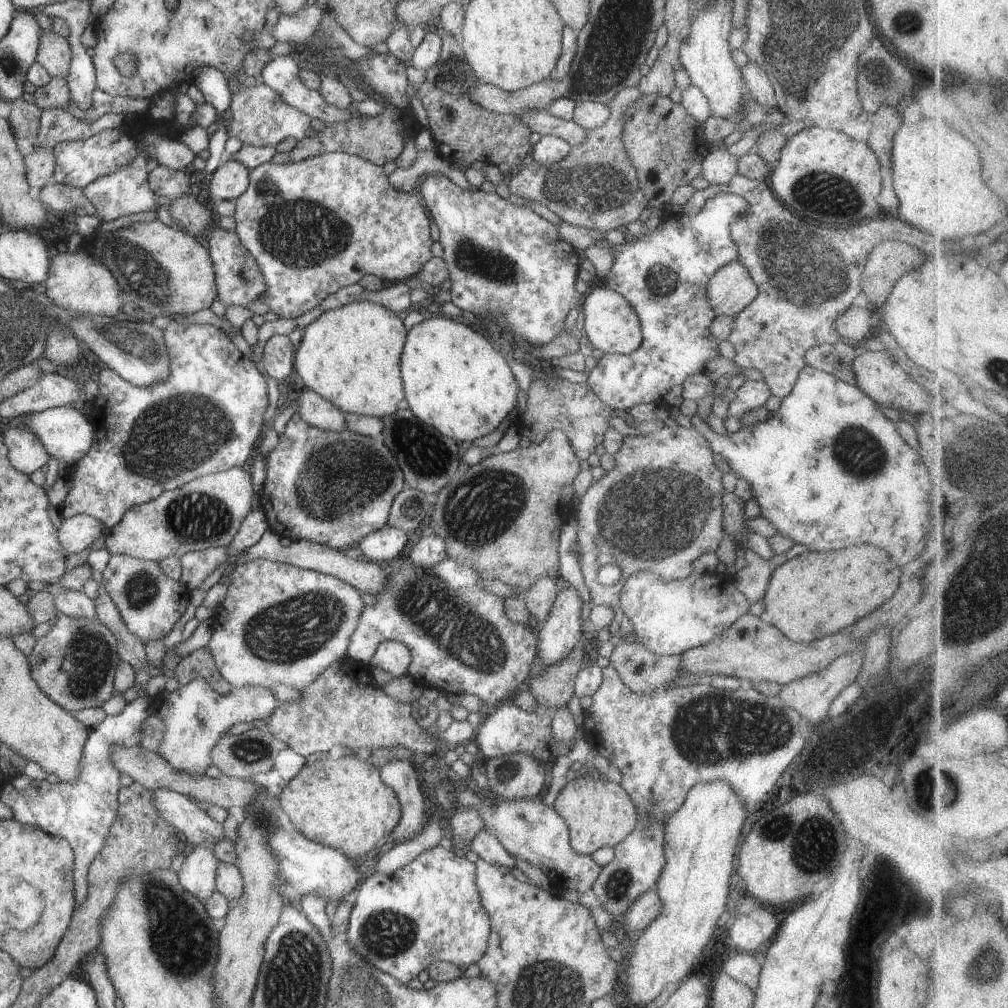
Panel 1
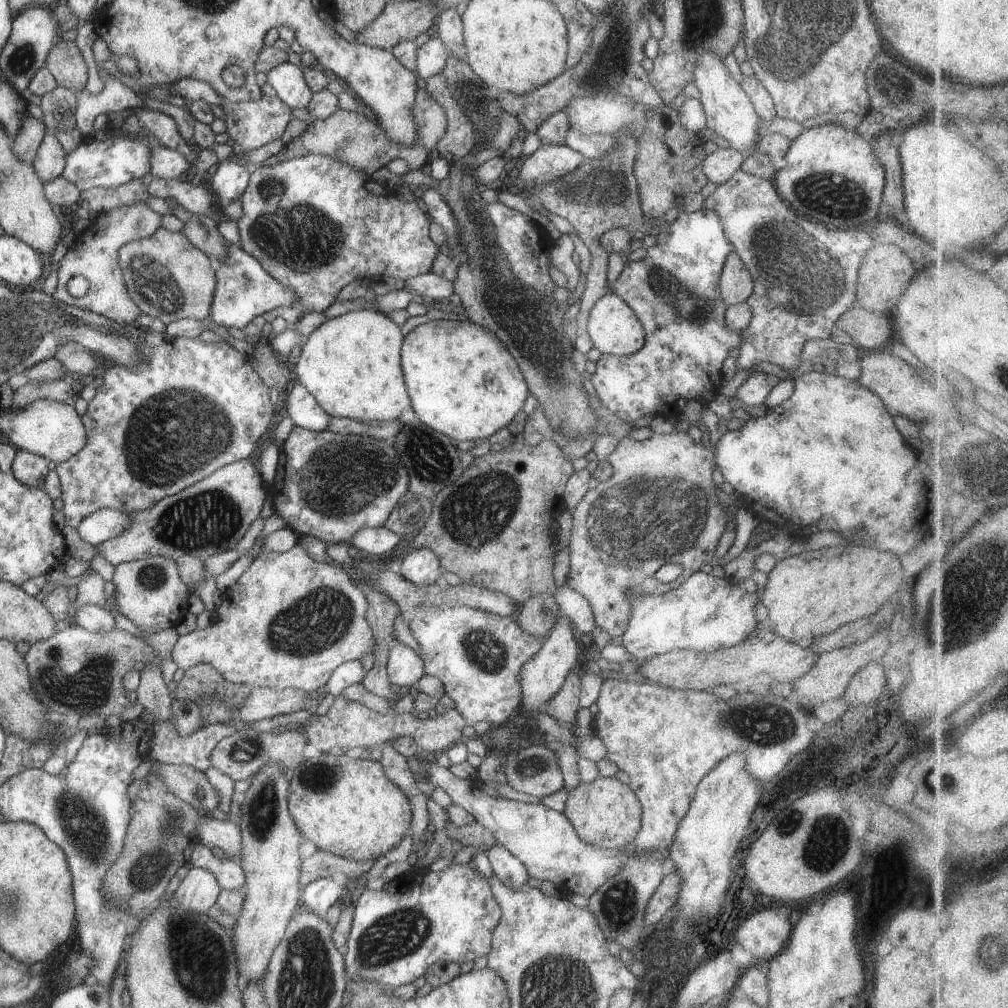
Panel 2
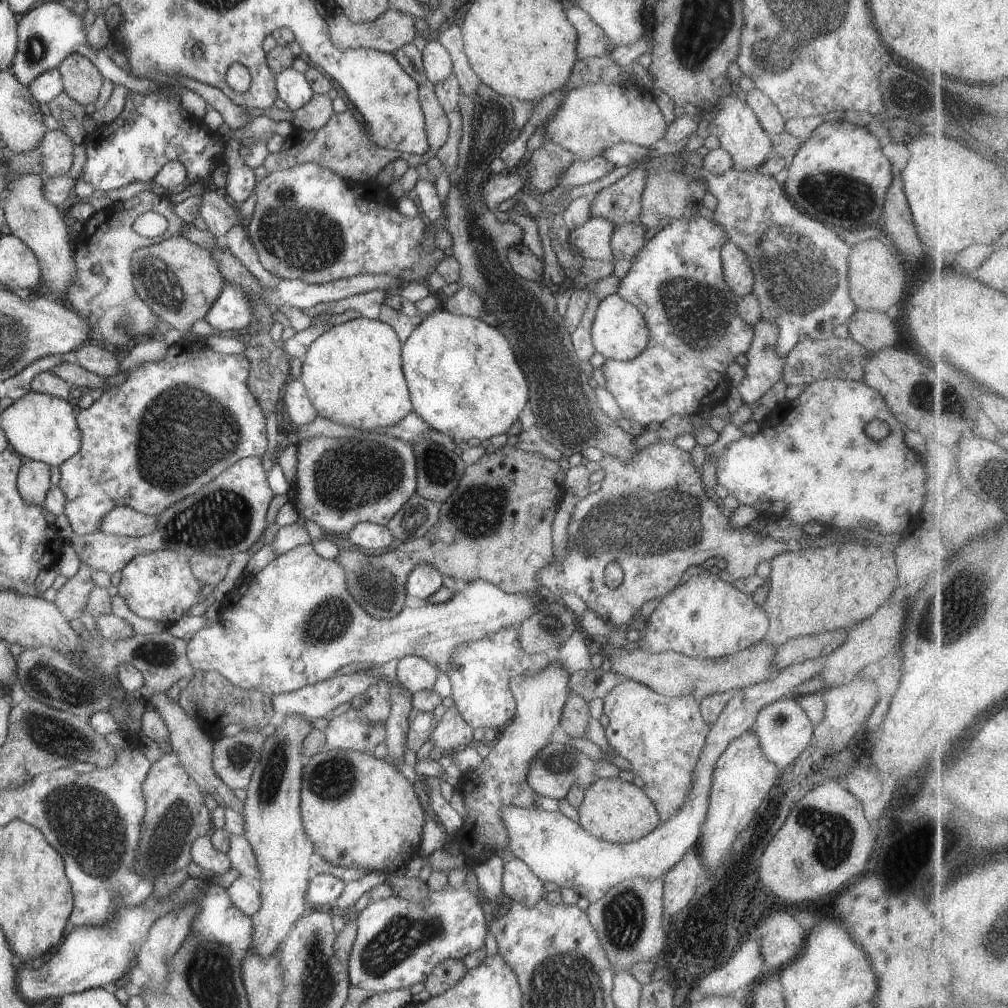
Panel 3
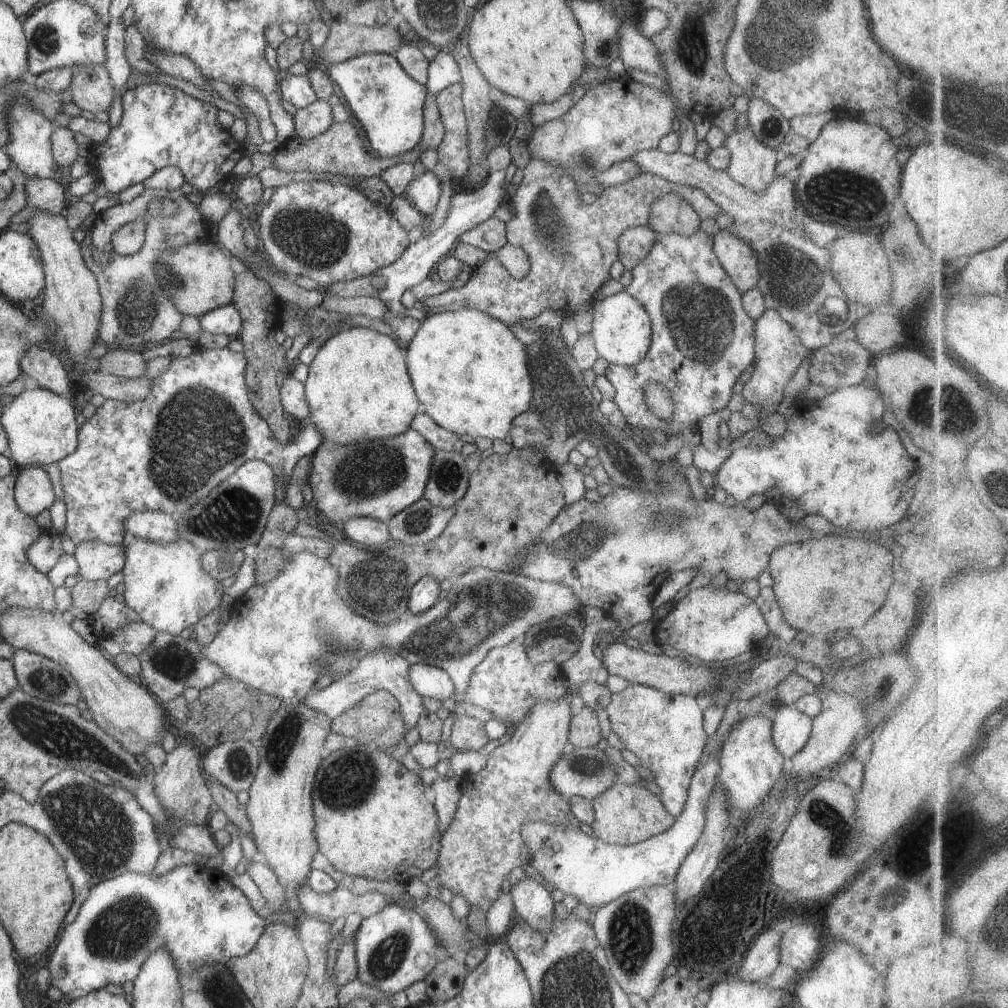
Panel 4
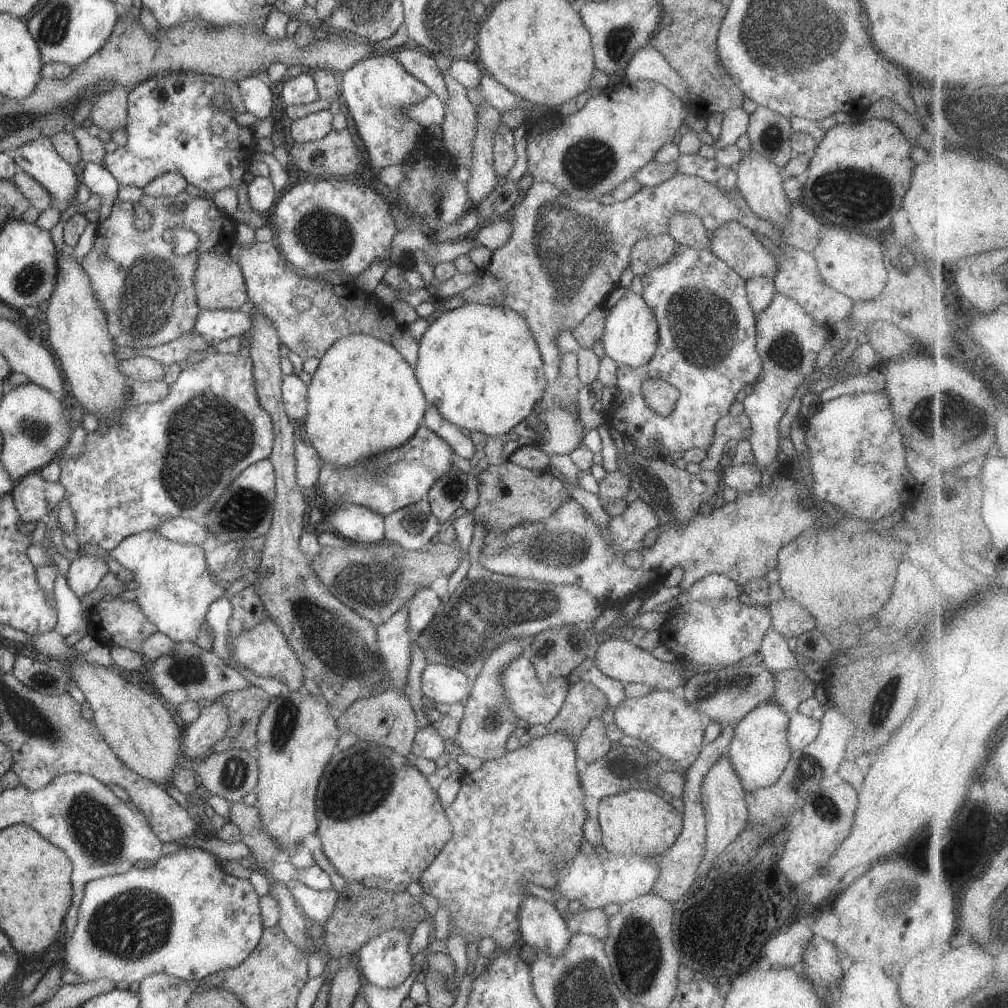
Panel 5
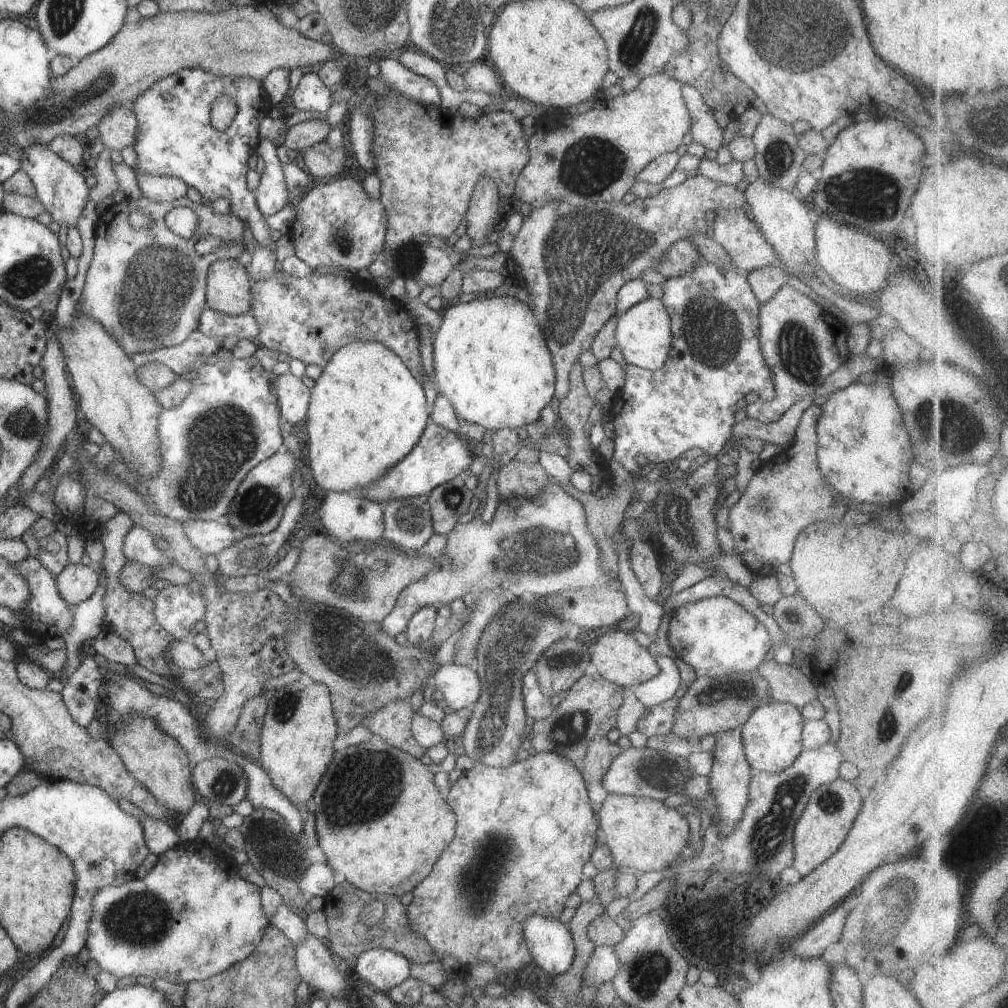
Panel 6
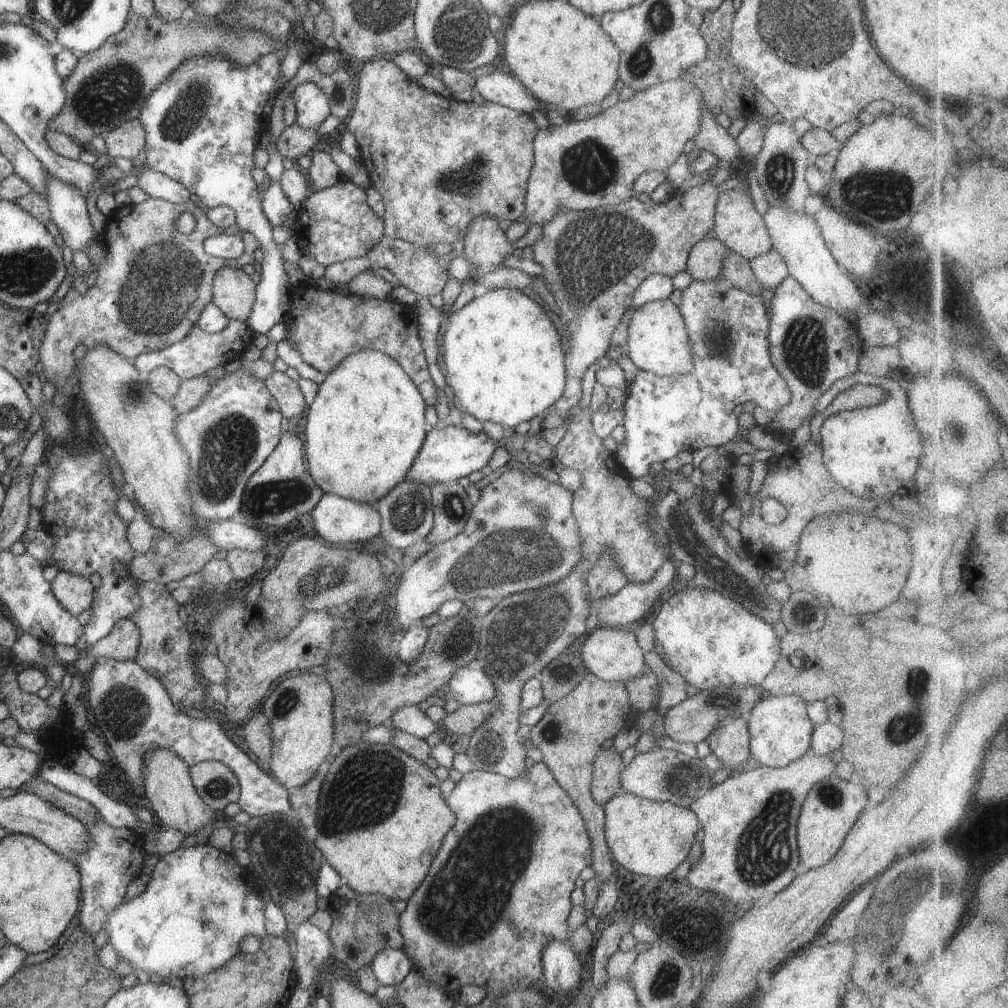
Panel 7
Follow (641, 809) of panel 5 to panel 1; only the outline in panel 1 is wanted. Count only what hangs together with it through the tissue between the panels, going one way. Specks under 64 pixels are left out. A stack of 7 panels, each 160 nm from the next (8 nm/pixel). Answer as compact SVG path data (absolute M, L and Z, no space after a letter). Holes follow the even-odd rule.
M584 773L567 782L554 802L554 808L568 825L572 848L583 855L592 855L595 850L603 846L614 848L620 841L626 840L626 837L636 828L639 816L635 802L620 783L610 781L605 777L593 780Z

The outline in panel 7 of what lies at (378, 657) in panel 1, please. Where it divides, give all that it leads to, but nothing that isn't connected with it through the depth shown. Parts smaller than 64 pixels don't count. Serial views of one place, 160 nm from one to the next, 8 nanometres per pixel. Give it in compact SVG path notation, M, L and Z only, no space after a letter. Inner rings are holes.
M459 668L447 684L448 695L454 696L460 705L473 705L495 700L497 690L493 680L482 668Z

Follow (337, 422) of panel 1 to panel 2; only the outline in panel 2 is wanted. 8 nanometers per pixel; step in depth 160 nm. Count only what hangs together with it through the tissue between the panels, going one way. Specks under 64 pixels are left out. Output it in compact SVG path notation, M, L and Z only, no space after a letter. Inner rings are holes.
M296 384L289 391L284 406L295 427L310 431L327 430L330 417L320 408L316 398L313 398L312 394L300 384Z

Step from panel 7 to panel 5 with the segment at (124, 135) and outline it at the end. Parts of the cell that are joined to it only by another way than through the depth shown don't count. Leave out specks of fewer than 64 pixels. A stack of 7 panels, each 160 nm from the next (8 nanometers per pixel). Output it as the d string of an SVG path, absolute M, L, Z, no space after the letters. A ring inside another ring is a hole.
M116 84L111 90L100 92L98 100L92 102L89 120L108 136L112 130L125 129L128 119L128 94L124 86Z

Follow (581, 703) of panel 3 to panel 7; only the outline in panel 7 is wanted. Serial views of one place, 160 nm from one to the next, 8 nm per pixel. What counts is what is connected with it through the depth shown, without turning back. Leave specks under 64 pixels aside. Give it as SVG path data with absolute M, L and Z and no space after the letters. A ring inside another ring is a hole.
M614 748L600 750L593 762L591 793L594 800L604 806L621 792L621 756Z

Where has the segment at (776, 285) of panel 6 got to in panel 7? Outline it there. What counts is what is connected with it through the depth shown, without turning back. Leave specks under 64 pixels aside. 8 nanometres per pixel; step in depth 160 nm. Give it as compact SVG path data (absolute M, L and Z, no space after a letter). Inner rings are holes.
M772 247L760 256L749 260L754 276L763 288L776 288L789 274L784 257Z

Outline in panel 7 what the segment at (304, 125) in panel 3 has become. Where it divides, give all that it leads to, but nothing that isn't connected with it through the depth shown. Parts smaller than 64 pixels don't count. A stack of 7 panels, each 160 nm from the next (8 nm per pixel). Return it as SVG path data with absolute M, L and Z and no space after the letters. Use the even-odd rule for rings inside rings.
M294 124L286 127L276 140L277 151L283 158L306 160L314 148L314 144L322 136L316 131L308 131L305 128Z

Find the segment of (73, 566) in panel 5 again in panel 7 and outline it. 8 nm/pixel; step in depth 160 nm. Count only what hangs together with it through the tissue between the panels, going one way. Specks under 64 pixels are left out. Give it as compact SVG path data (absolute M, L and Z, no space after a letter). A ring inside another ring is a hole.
M59 571L51 582L51 591L58 602L74 616L93 606L95 588L86 577Z

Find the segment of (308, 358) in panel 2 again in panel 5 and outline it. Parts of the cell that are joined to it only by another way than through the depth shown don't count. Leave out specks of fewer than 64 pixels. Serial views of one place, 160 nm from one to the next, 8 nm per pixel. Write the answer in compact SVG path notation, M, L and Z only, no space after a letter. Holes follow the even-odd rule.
M364 334L340 338L328 348L312 374L307 402L307 414L300 424L299 435L316 450L323 464L328 462L336 466L354 466L358 460L366 460L406 444L422 425L424 414L430 407L414 370L400 352L384 340Z

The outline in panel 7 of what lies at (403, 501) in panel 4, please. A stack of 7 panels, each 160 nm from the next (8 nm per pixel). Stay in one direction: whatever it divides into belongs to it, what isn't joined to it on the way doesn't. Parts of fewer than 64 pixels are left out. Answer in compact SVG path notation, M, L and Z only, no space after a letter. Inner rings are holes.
M450 425L441 430L434 427L425 438L412 468L408 471L406 481L413 480L432 487L436 483L458 481L462 476L470 476L489 464L499 447L498 442L484 431L473 433L460 426Z

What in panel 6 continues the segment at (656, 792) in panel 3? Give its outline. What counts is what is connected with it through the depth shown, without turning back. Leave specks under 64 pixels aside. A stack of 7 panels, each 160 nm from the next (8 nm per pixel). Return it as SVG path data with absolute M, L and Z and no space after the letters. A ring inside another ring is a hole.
M674 696L658 706L645 708L644 716L637 723L637 730L644 733L648 739L672 734L678 703L679 700Z

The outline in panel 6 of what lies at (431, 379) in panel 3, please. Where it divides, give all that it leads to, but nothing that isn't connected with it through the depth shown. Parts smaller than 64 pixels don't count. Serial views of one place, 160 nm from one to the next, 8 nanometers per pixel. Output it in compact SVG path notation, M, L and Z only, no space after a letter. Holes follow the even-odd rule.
M499 296L493 298L475 299L467 303L454 304L446 310L440 312L442 322L436 339L433 343L433 361L436 374L435 386L438 392L450 399L457 417L466 420L468 424L480 424L485 430L498 430L503 428L515 429L536 422L541 415L542 409L550 404L555 396L556 369L553 358L546 344L545 334L534 311L525 303L512 296Z

